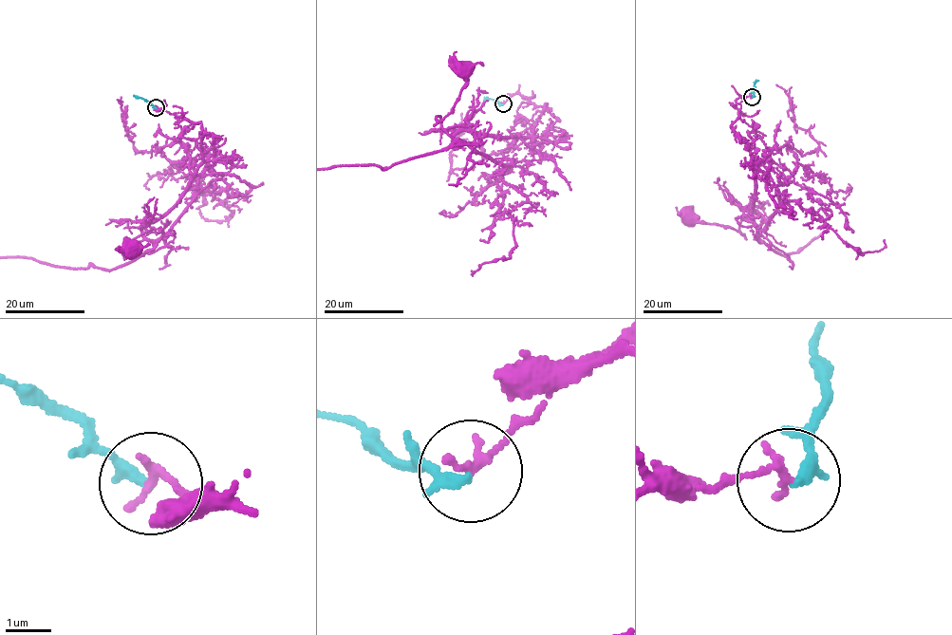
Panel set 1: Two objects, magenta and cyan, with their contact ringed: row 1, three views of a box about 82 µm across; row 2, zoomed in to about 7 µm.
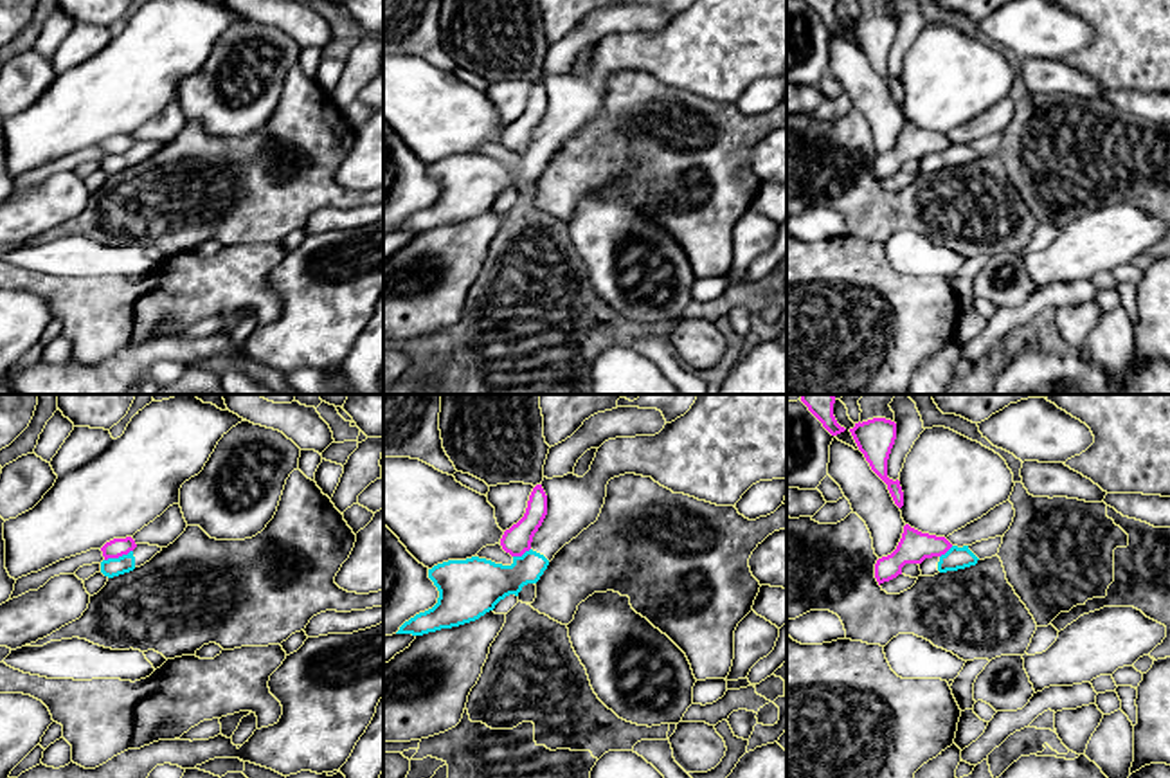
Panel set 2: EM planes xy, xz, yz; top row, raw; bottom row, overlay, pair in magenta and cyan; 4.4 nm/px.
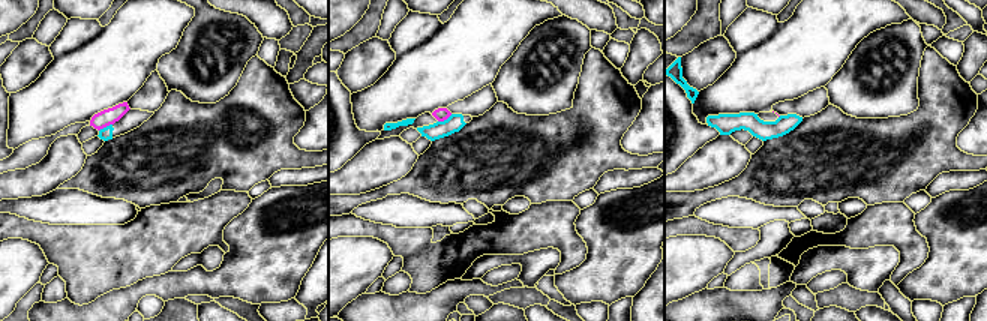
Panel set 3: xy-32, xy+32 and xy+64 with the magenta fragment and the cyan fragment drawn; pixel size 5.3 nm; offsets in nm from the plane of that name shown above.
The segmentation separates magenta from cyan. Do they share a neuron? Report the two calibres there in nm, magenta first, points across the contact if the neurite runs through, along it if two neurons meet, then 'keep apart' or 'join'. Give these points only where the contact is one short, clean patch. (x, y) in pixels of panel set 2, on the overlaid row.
calibres 90 and 90 nm; border xy (132, 550), (105, 560); keep apart

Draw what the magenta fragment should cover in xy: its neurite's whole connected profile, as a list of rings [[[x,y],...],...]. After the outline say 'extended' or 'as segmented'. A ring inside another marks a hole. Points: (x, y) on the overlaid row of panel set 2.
[[[126,537],[126,538],[113,538],[106,542],[101,547],[101,551],[103,551],[104,560],[108,560],[108,558],[119,558],[122,555],[128,555],[135,547],[137,547],[135,540],[131,537]]]; as segmented

